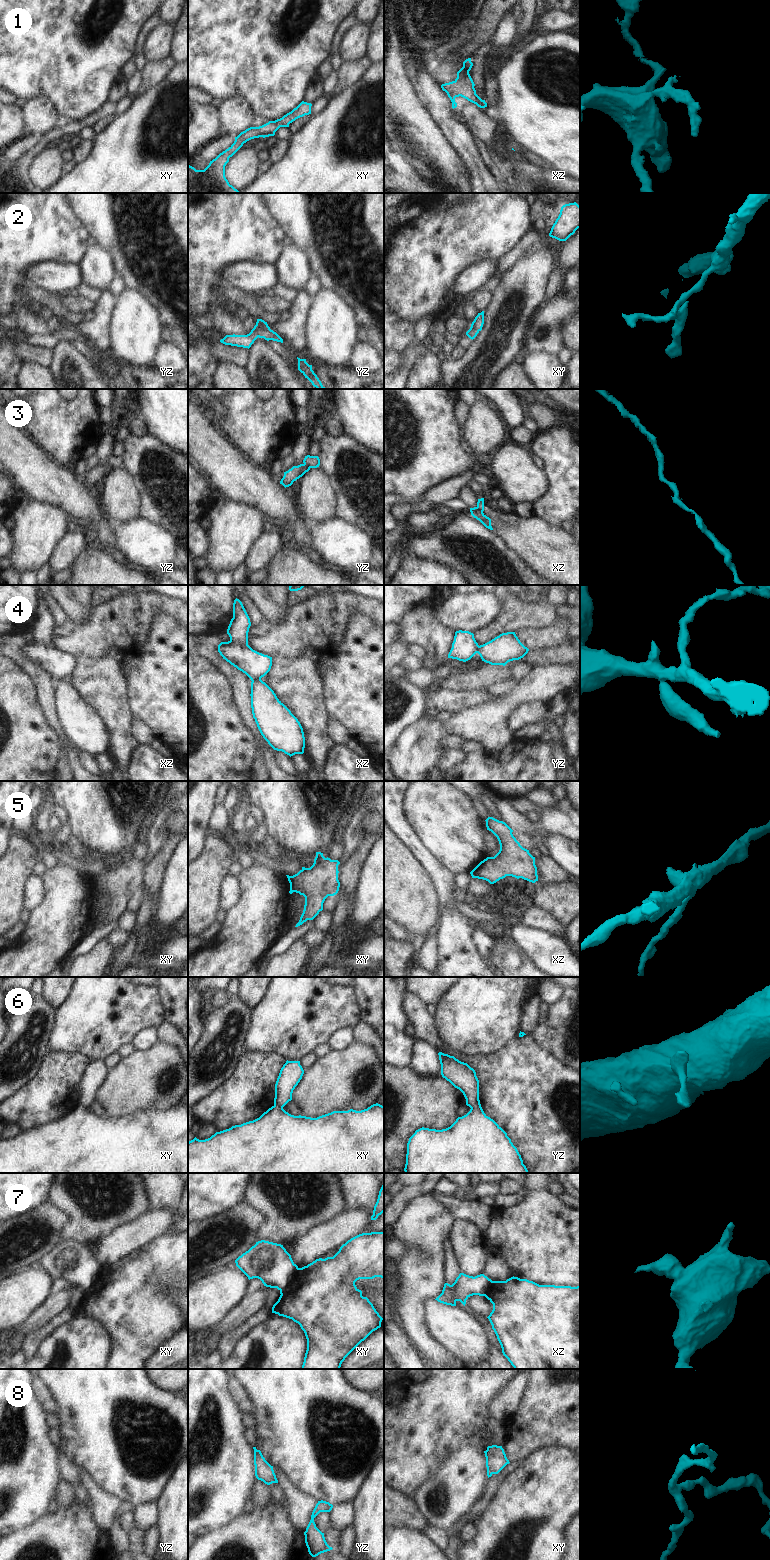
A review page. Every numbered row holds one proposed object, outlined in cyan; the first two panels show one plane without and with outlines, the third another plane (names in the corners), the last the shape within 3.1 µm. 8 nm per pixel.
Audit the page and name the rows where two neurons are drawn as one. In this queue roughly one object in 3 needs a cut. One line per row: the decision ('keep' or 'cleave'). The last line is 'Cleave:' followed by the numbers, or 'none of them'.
1: keep
2: cleave
3: cleave
4: cleave
5: keep
6: keep
7: cleave
8: keep
Cleave: 2, 3, 4, 7

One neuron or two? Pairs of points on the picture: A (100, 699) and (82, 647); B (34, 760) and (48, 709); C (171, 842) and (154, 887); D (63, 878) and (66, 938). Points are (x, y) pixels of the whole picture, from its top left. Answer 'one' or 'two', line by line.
A: two
B: two
C: one
D: one

